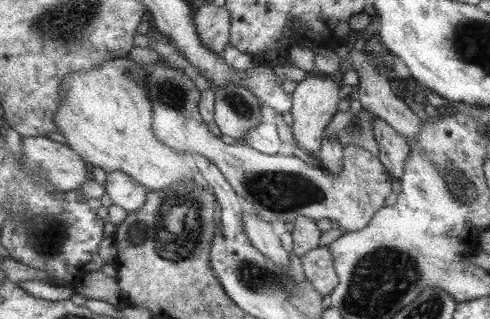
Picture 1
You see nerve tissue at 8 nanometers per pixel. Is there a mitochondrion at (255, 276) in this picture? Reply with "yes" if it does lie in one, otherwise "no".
yes

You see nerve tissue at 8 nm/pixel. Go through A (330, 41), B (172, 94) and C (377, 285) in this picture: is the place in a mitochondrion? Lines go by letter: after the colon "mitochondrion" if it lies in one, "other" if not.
A: other
B: mitochondrion
C: mitochondrion

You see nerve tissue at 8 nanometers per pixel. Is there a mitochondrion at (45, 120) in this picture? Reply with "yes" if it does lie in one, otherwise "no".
no

